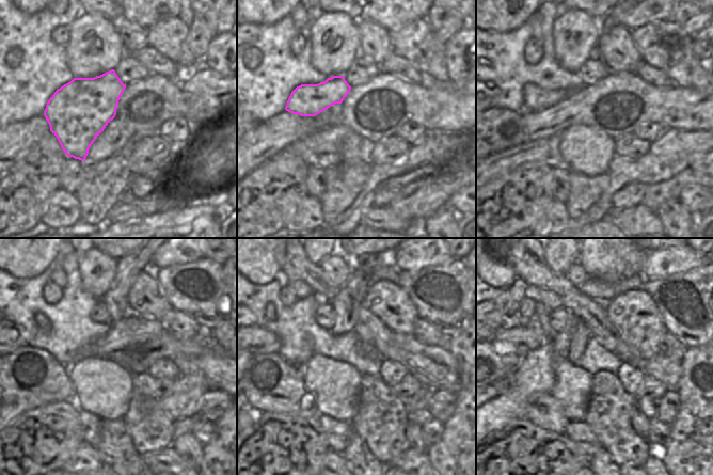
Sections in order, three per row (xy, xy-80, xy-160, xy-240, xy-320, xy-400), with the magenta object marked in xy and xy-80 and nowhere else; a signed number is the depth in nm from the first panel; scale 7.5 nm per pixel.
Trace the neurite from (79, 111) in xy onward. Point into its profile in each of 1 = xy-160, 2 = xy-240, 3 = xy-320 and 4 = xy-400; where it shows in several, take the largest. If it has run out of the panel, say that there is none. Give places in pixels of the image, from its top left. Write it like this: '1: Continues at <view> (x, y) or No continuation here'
1: Continues at xy-160 (535, 98)
2: Continues at xy-240 (43, 322)
3: Continues at xy-320 (270, 310)
4: Continues at xy-400 (516, 293).

